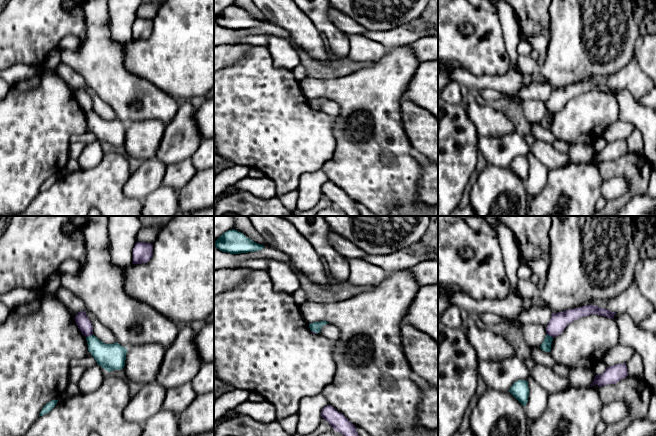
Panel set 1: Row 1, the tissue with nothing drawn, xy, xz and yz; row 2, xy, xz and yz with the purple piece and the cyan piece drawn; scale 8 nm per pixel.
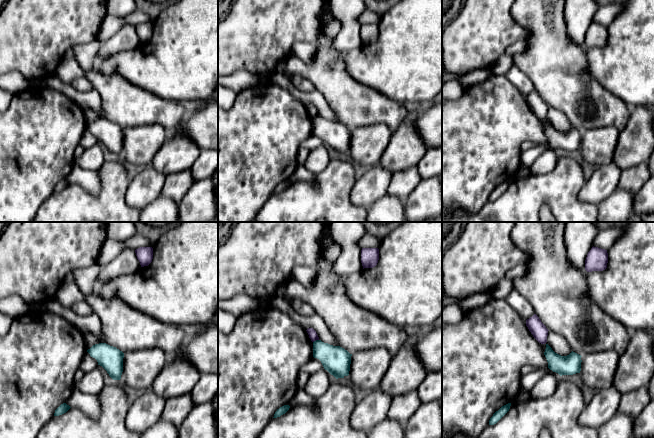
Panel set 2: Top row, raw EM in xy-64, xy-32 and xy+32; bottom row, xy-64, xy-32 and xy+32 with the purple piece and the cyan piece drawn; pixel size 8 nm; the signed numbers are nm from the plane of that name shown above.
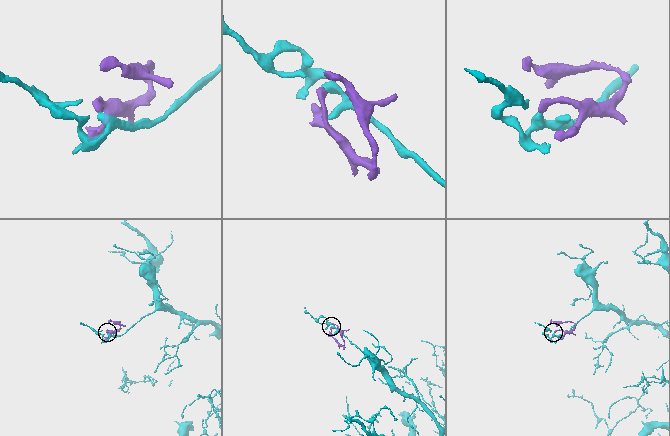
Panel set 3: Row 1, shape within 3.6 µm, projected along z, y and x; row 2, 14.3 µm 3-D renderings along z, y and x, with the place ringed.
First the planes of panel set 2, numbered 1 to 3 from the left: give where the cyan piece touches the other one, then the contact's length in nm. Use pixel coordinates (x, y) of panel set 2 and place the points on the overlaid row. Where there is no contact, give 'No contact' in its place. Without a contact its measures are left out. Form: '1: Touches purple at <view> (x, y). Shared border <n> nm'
1: No contact
2: Touches purple at xy-32 (315, 340). Shared border 50 nm
3: No contact

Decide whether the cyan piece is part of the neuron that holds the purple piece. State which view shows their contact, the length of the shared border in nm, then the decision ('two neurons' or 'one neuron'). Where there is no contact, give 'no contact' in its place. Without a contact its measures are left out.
xy | 60 nm | two neurons

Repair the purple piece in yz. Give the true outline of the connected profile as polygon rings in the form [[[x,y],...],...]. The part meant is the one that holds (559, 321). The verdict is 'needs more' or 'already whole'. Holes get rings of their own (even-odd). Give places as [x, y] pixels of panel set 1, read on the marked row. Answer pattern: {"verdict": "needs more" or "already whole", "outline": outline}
{"verdict": "already whole", "outline": [[[585,305],[582,307],[569,309],[563,312],[552,313],[552,317],[546,327],[546,333],[547,335],[554,338],[560,335],[568,324],[581,317],[586,317],[591,314],[597,314],[613,319],[616,312],[612,312],[595,305]]]}

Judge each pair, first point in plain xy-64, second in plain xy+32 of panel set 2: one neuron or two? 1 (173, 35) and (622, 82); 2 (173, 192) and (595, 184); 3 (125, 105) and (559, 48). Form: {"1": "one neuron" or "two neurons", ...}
{"1": "one neuron", "2": "two neurons", "3": "one neuron"}

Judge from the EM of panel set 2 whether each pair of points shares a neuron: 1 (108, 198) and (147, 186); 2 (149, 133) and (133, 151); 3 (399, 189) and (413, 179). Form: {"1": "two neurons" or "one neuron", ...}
{"1": "two neurons", "2": "one neuron", "3": "one neuron"}

